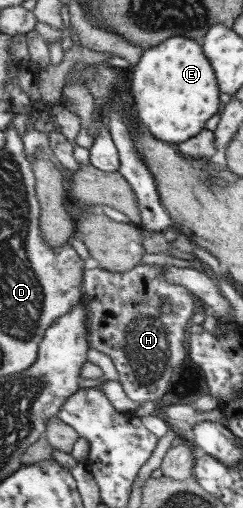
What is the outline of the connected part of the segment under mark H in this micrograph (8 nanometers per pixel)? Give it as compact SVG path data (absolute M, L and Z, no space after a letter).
M141 264L128 272L115 272L103 267L86 270L83 291L87 310L90 311L90 345L111 356L119 371L119 381L133 401L159 401L169 383L176 378L181 361L187 357L189 335L183 332L190 324L189 319L195 313L195 296L187 287L174 285L168 281L163 265Z

